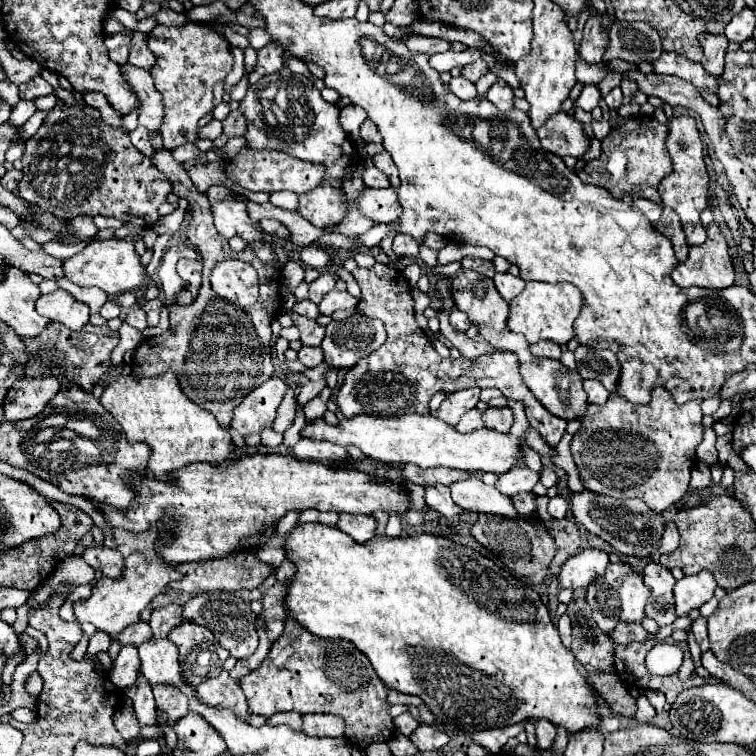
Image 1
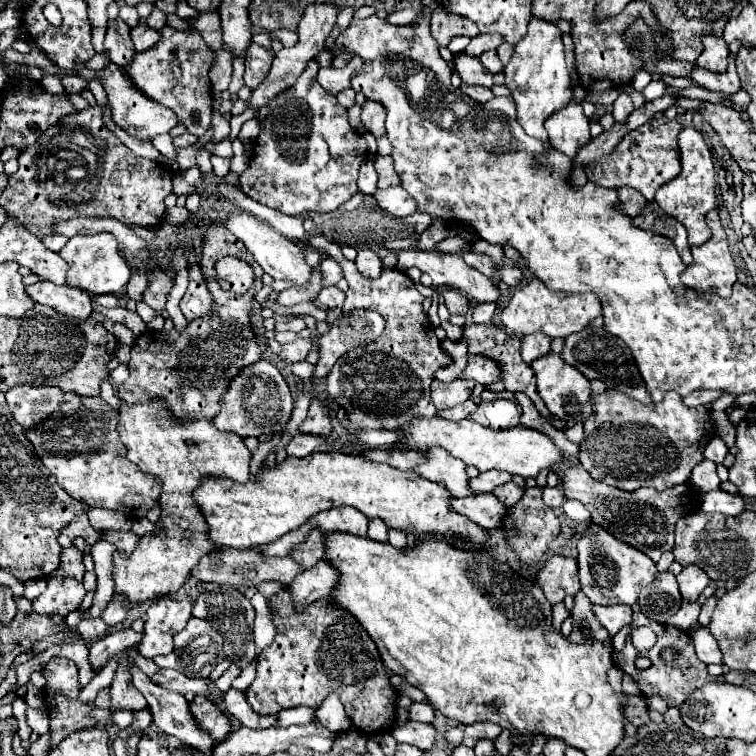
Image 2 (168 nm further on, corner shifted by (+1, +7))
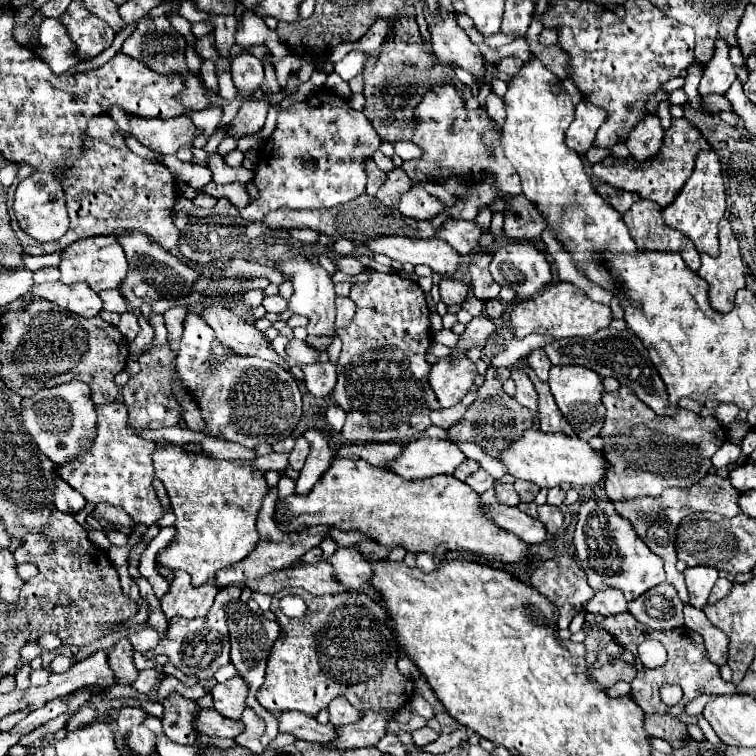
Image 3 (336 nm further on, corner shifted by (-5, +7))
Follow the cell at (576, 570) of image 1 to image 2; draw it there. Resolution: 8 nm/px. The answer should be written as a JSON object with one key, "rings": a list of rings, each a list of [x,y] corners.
{"rings":[[[552,555],[546,565],[538,571],[536,583],[544,591],[546,599],[556,605],[564,601],[566,595],[576,595],[580,591],[578,583],[578,561],[564,555]]]}

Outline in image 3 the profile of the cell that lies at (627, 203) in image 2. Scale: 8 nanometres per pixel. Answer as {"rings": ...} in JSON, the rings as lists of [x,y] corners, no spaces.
{"rings":[[[600,185],[598,187],[598,193],[600,197],[612,205],[618,213],[626,213],[634,201],[638,201],[638,195],[632,193],[632,191],[624,191],[624,189],[616,189],[612,185]]]}

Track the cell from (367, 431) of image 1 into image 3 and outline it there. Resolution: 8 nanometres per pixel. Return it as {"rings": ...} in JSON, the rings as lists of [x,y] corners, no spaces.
{"rings":[[[528,429],[520,441],[514,441],[510,449],[500,455],[500,461],[508,467],[514,479],[532,481],[542,489],[558,487],[562,483],[572,487],[594,487],[604,481],[610,469],[608,459],[586,441],[562,433],[542,433],[540,429]]]}

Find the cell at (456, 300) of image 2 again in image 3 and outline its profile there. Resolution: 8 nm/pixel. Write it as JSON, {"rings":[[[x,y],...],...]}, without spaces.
{"rings":[[[442,277],[440,283],[440,297],[446,305],[456,305],[456,303],[464,303],[466,301],[466,295],[468,295],[468,287],[458,281],[458,279],[452,279],[452,277]]]}

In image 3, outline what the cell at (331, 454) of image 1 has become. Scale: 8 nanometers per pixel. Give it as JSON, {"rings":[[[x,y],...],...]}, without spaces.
{"rings":[[[298,437],[296,439],[296,447],[288,455],[288,467],[300,471],[304,461],[306,461],[306,457],[308,457],[308,441],[304,437]]]}

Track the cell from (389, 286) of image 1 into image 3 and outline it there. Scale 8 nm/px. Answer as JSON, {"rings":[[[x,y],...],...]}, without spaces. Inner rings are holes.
{"rings":[[[374,271],[368,283],[354,283],[350,291],[350,299],[356,303],[356,315],[352,323],[340,329],[342,353],[336,363],[338,383],[332,391],[332,399],[344,409],[346,423],[342,429],[344,439],[348,441],[410,441],[424,433],[430,423],[430,413],[440,409],[436,395],[428,383],[430,363],[424,359],[430,347],[430,311],[418,283]],[[358,367],[370,369],[368,377],[356,373]]]}

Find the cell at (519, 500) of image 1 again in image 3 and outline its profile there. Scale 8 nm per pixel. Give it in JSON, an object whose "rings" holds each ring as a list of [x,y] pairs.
{"rings":[[[500,483],[500,485],[496,485],[496,499],[502,505],[508,505],[508,507],[514,507],[514,505],[520,503],[520,497],[514,491],[514,485],[512,483]]]}

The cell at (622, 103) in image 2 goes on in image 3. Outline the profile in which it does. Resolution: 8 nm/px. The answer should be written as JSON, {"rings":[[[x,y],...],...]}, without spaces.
{"rings":[[[650,115],[630,133],[628,137],[628,149],[630,157],[636,161],[648,161],[660,153],[660,147],[664,143],[664,129],[660,125],[660,119]]]}

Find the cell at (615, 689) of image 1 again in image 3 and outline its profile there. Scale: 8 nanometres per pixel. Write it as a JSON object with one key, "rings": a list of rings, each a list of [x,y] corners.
{"rings":[[[646,715],[646,731],[650,737],[668,741],[672,747],[684,747],[690,739],[686,725],[672,715]]]}

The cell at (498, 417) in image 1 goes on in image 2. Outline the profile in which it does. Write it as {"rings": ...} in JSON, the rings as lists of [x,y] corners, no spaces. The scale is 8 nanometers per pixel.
{"rings":[[[500,399],[494,403],[480,403],[470,419],[492,429],[506,429],[518,425],[520,415],[521,410],[517,403],[509,399]]]}

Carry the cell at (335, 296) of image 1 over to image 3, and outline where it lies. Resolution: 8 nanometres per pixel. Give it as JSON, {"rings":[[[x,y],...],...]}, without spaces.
{"rings":[[[336,297],[336,307],[338,307],[338,317],[336,317],[336,327],[346,327],[350,325],[354,313],[356,313],[356,307],[354,303],[348,299],[348,297]]]}

